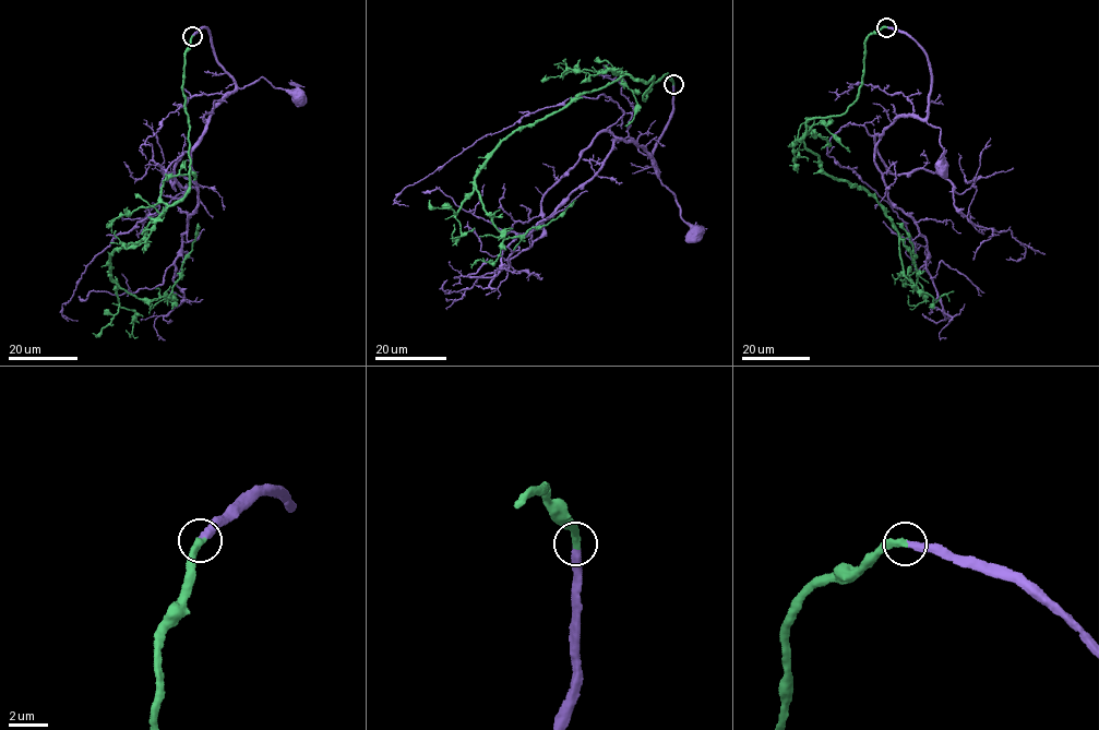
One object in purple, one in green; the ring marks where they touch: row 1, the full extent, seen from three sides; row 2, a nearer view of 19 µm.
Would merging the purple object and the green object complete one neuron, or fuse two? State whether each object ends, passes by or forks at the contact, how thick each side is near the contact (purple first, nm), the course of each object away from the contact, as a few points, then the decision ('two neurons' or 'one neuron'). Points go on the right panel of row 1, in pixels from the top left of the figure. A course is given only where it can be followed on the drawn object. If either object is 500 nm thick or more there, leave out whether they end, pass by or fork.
purple ends; green ends; calibres 360 and 380 nm; course purple (886, 27), (907, 32), (926, 57), (931, 87), (926, 118), (930, 124), (940, 128), (940, 169); course green (886, 27), (865, 40), (855, 103), (807, 121), (798, 141), (874, 198), (915, 285), (897, 223); one neuron

